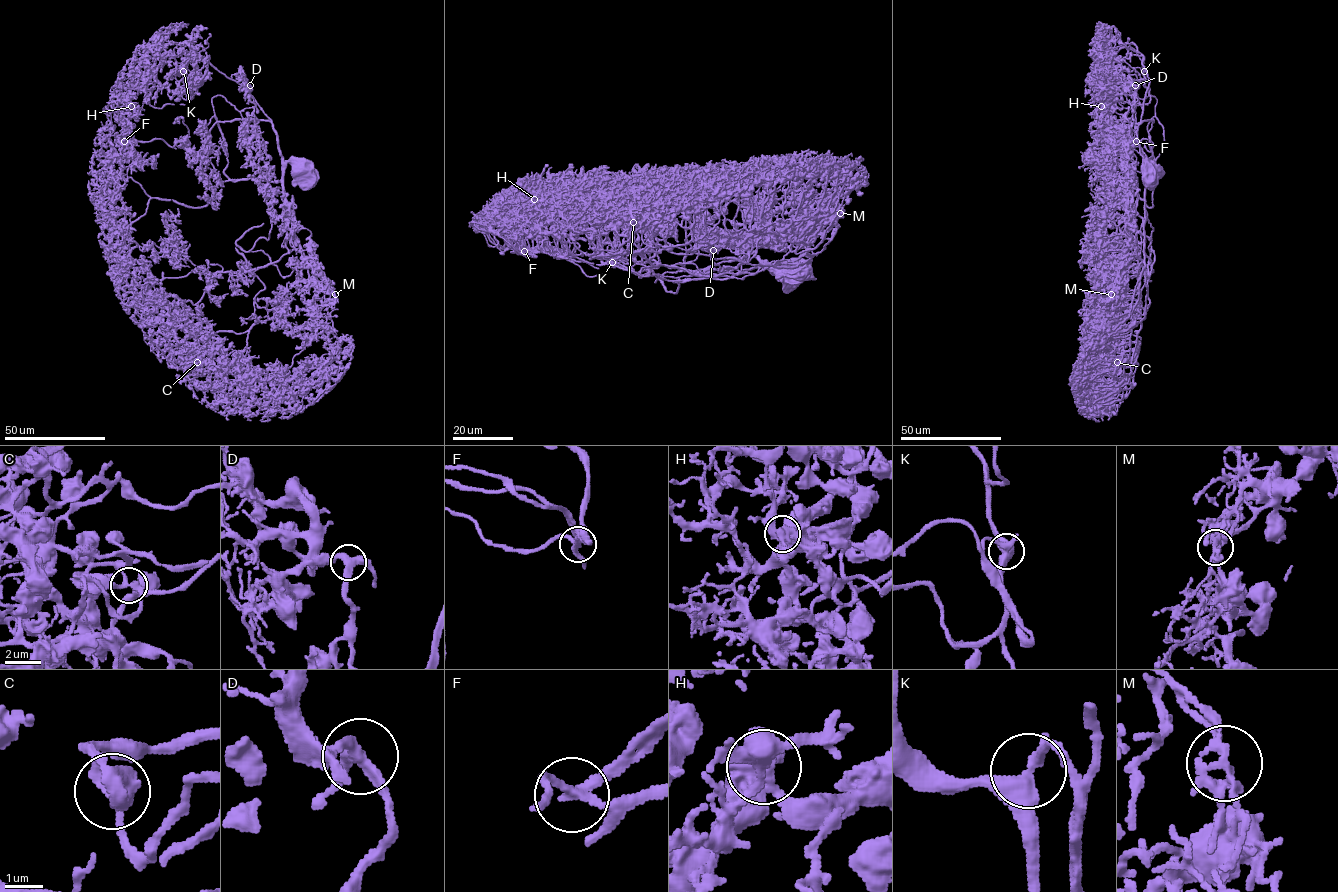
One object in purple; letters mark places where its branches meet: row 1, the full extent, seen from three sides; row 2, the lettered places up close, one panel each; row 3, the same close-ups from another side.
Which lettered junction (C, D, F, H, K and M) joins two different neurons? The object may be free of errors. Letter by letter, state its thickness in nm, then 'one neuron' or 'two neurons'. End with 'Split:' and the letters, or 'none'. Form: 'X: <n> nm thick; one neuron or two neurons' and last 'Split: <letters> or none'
C: 240 nm thick; one neuron
D: 320 nm thick; one neuron
F: 200 nm thick; one neuron
H: 440 nm thick; one neuron
K: 360 nm thick; one neuron
M: 240 nm thick; one neuron
Split: none

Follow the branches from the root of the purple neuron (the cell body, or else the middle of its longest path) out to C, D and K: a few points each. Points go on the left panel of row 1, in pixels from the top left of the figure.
C: (302, 167), (285, 164), (284, 209), (308, 282), (247, 331), (217, 332), (204, 344), (209, 357), (197, 362)
D: (302, 167), (287, 162), (278, 181), (224, 174), (211, 99), (221, 95), (241, 111), (255, 105), (251, 85)
K: (302, 167), (283, 160), (272, 120), (246, 89), (195, 55), (187, 63), (176, 65), (179, 71), (183, 71)

